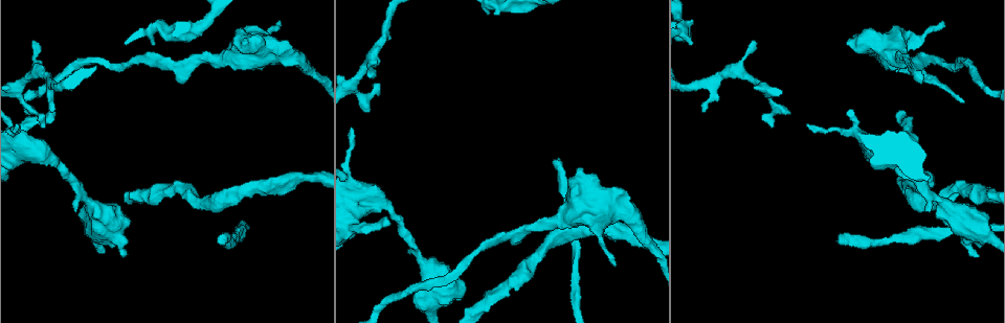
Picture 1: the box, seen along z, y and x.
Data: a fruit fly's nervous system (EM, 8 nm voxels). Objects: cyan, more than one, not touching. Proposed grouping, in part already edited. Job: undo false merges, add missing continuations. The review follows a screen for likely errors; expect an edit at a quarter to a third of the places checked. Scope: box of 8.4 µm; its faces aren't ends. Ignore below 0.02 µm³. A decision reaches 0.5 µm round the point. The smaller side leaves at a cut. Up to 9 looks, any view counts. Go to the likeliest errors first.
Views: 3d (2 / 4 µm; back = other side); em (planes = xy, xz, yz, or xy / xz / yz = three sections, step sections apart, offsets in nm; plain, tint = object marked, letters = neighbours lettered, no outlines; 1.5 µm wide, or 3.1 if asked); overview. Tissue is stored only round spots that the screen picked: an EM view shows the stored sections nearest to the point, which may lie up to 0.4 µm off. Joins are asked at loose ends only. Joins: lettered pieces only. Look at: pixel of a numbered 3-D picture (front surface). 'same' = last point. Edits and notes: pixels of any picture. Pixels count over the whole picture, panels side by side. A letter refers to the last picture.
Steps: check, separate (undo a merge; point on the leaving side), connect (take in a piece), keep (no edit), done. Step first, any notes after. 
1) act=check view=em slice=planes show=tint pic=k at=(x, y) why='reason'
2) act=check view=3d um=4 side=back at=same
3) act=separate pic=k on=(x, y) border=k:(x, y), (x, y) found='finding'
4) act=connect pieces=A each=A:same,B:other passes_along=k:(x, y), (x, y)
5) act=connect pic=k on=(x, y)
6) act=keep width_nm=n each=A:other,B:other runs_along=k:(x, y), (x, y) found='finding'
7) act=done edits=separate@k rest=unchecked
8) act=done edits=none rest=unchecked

act=check view=em slice=planes show=letters pic=1 at=(753, 43) why='tapers out'

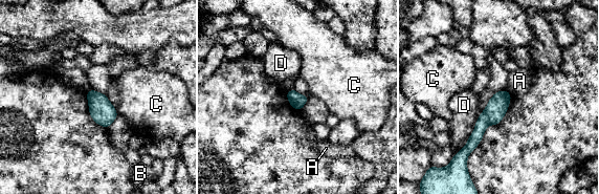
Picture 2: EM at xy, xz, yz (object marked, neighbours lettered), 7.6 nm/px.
act=keep each=A:other,B:other,C:other,D:other runs_along=2:(505, 92), (466, 151) found='none of them fits'

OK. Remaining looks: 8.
act=check view=3d um=2 pic=1 at=(921, 83)

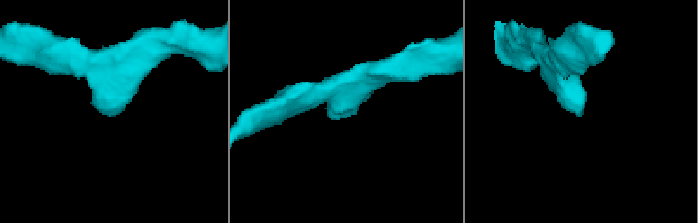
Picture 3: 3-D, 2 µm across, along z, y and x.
act=check view=em slice=planes show=letters pic=3 at=(335, 114) why='need the tissue'

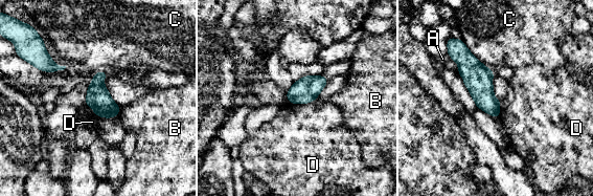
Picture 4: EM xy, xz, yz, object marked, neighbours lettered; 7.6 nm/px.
act=keep each=A:other,B:other,C:other,D:other arm_widths_nm=190,190 found='none of them fits'

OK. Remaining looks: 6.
act=check view=3d um=4 side=back pic=1 at=(978, 255) why='an open end'

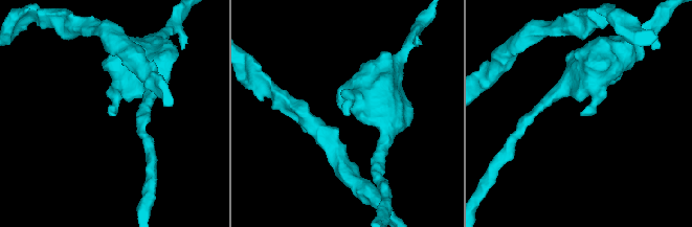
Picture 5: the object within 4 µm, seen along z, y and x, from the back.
act=check view=em slice=xz step=8 show=letters pic=5 at=(585, 113)

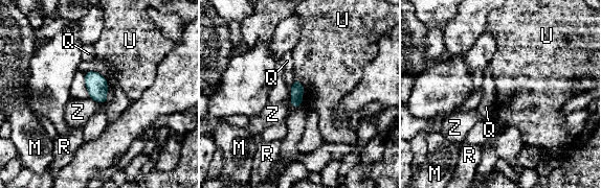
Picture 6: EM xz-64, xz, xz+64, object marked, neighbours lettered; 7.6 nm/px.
act=keep each=M:other,Q:other,R:other,U:other,Z:other border=6:(294, 77), (304, 88), (301, 106) found='none of them fits'

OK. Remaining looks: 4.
act=check view=3d um=4 pic=1 at=(616, 266)

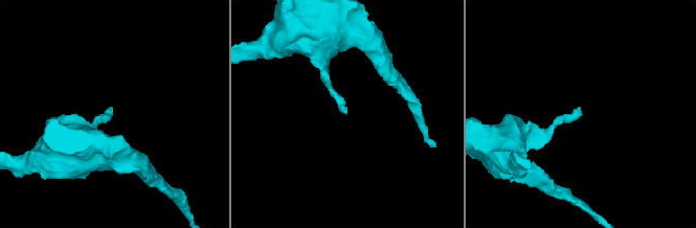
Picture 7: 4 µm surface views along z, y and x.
act=check view=em slice=planes show=tint pic=7 at=(111, 115) why='shape alone is not enough'

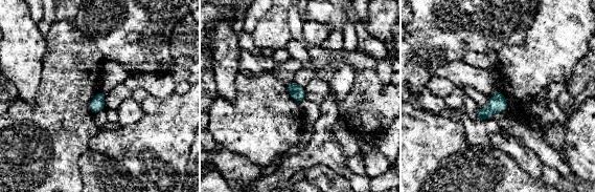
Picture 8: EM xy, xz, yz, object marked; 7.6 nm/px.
act=check view=em slice=planes show=letters at=same

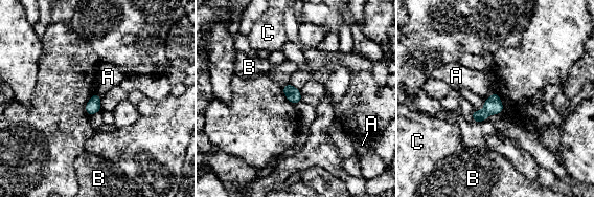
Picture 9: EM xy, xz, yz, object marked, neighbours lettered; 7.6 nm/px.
act=keep each=A:other,B:other,C:other border=9:(494, 92), (485, 99) found='none of them fits'

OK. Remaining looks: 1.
act=done edits=none rest=unchecked

